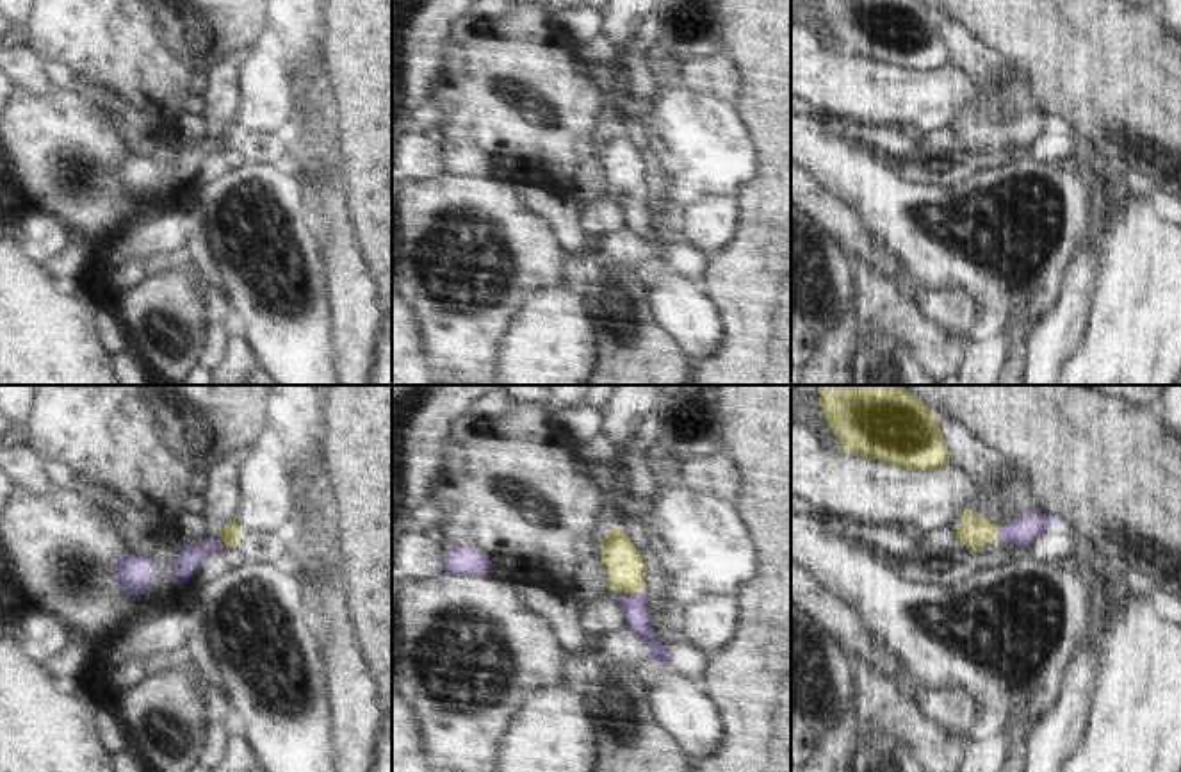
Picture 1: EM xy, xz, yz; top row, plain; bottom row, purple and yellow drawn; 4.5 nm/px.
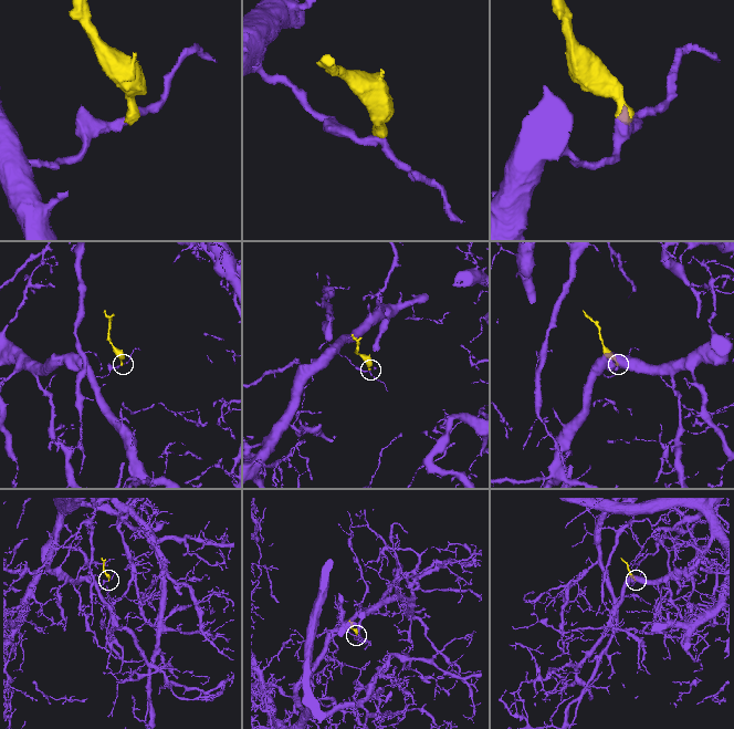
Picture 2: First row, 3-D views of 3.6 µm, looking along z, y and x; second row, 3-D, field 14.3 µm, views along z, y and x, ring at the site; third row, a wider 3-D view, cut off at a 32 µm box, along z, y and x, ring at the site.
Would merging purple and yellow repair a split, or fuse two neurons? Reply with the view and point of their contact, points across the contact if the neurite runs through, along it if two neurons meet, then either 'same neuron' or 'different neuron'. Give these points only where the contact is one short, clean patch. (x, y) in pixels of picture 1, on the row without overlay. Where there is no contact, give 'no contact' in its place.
contact xz (629, 195); border xz (638, 191), (620, 195); different neuron

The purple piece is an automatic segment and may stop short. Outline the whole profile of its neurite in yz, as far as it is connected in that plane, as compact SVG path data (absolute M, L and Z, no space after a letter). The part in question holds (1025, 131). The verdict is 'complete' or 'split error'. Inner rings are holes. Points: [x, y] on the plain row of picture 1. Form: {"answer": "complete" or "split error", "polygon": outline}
{"answer": "complete", "polygon": "M1040 109L1014 119L1010 125L998 130L998 141L1008 146L1026 146L1030 148L1047 128L1058 123L1046 116Z"}

